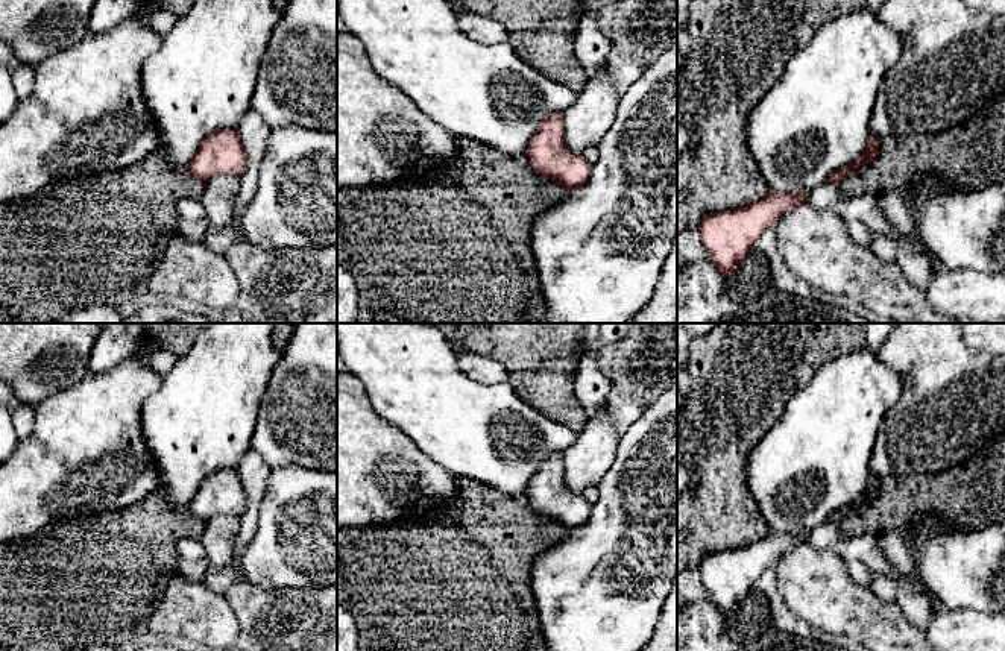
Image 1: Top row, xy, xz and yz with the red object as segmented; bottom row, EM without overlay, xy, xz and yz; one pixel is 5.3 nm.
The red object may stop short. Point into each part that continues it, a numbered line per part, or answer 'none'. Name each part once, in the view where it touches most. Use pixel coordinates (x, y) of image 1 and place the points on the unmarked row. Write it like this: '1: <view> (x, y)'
none

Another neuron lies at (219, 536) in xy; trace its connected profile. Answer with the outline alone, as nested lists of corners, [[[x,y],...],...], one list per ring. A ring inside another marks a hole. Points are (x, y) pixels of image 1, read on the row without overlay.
[[[219,514],[205,522],[197,542],[203,546],[205,558],[211,566],[225,568],[232,565],[240,524],[240,517],[234,514]]]

